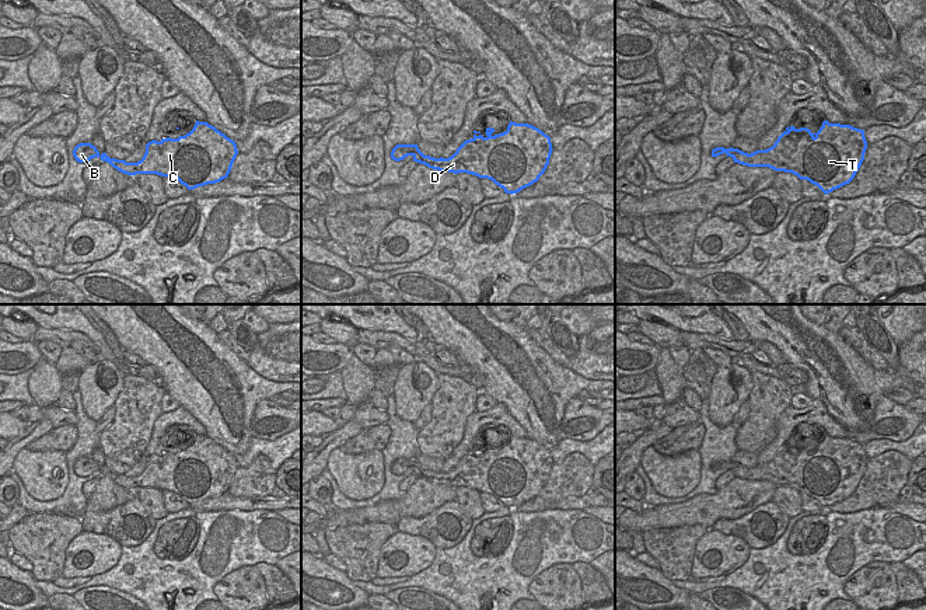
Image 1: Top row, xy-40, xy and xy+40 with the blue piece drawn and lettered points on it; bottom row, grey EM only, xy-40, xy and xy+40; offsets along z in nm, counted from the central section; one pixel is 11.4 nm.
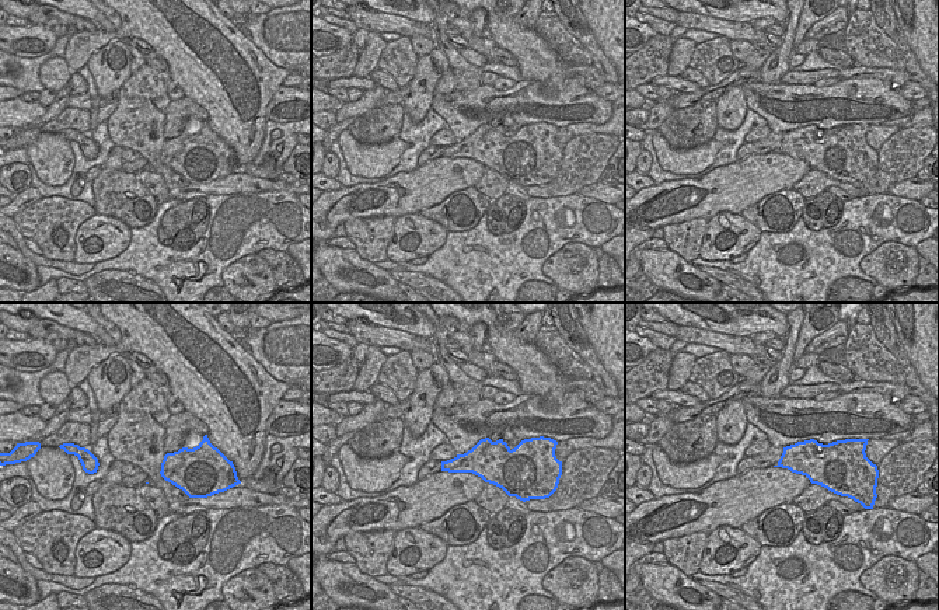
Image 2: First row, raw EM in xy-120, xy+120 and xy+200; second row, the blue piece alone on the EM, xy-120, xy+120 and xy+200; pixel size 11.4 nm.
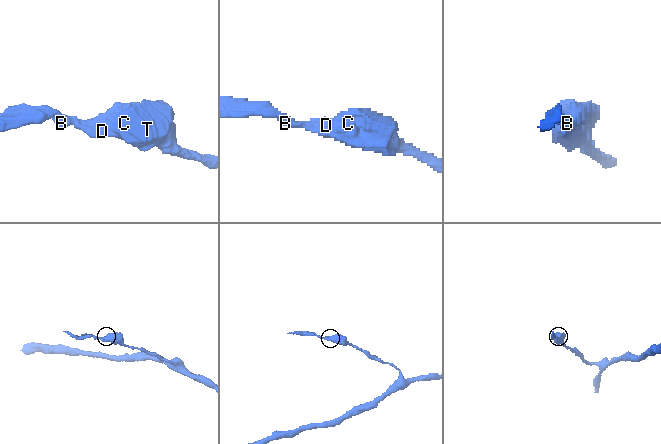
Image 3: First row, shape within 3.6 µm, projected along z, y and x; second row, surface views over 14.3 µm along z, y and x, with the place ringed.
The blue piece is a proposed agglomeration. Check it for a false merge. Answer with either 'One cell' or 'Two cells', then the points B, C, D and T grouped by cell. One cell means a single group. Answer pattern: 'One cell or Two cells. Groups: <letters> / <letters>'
One cell. Groups: B C D T.

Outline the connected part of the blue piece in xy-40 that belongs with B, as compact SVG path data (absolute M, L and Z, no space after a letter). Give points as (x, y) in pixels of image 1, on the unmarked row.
M199 435L185 450L148 456L143 473L137 477L111 473L106 467L101 468L91 457L80 457L73 464L78 477L99 471L123 488L172 491L189 505L227 492L237 468L234 454L207 436Z

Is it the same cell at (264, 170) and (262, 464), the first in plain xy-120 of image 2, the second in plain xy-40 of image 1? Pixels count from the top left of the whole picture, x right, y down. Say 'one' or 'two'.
one

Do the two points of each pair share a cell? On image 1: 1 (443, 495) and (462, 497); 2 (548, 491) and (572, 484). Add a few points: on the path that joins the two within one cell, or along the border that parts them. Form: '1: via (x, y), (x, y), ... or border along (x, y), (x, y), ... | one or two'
1: border along (454, 488), (455, 499) | two
2: via (554, 491), (561, 484), (566, 484) | one

